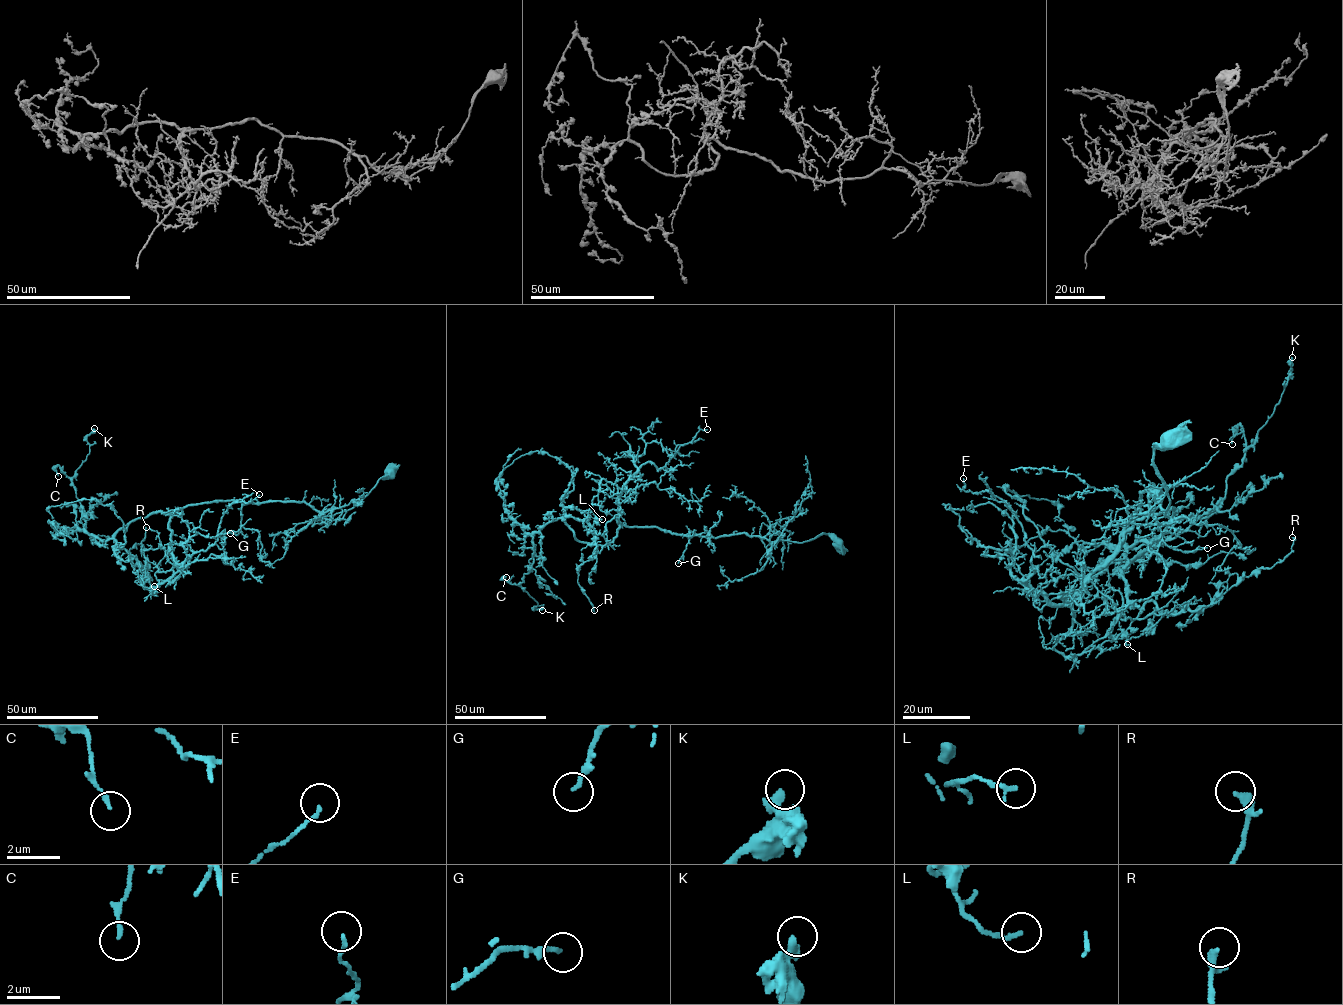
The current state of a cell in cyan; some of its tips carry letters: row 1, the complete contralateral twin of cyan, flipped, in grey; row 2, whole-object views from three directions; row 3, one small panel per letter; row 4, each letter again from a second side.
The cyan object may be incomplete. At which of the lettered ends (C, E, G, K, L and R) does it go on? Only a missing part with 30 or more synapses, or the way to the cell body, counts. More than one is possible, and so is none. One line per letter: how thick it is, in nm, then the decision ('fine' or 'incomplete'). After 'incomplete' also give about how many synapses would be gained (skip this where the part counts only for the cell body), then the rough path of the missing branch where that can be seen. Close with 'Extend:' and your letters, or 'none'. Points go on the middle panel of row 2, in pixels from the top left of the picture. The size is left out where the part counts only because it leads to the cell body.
C: calibre 140 nm; fine
E: calibre 110 nm; fine
G: calibre 190 nm; fine
K: calibre 400 nm; fine
L: calibre 180 nm; fine
R: calibre 190 nm; fine
Extend: none

